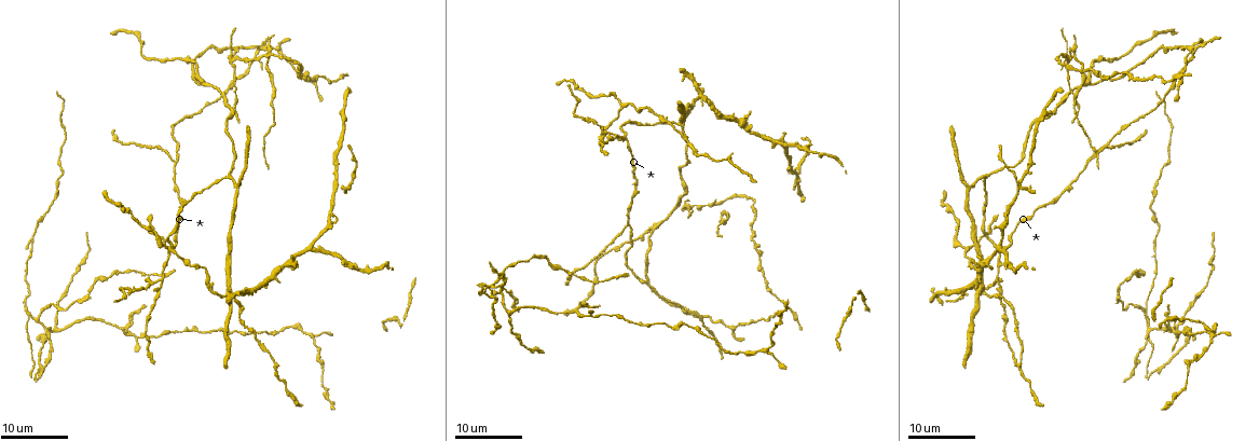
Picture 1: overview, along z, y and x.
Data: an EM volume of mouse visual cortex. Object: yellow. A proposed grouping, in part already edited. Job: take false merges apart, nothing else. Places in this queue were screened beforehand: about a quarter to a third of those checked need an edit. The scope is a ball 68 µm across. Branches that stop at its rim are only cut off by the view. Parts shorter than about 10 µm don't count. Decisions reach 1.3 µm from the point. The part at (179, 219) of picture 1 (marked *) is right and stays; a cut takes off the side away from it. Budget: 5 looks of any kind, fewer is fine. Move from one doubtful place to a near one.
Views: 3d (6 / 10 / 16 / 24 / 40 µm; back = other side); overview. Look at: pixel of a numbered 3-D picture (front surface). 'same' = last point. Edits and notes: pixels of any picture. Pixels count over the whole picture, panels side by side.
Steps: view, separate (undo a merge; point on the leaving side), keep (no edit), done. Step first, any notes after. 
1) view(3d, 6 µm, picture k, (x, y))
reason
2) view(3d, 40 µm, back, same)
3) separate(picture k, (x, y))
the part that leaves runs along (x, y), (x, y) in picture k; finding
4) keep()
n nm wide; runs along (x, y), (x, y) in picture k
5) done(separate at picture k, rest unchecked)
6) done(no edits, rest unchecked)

view(3d, 16 µm, picture 1, (985, 173))
two arms in line, one across

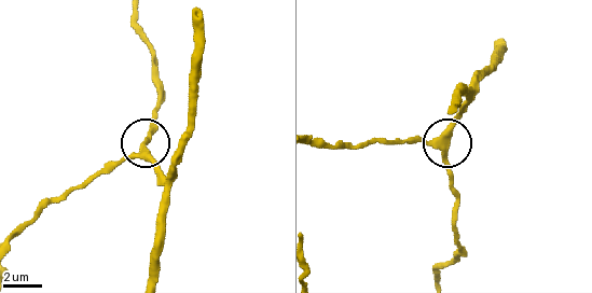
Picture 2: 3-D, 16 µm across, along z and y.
view(3d, 6 µm, picture 2, (446, 142))
zoom in

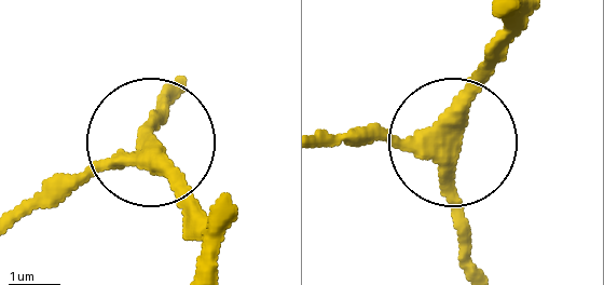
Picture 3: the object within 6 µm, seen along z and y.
keep()
runs along (328, 139), (453, 144), (457, 265) in picture 3; all the same neuron

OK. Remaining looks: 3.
view(3d, 24 µm, picture 1, (1087, 160))
three-way junction

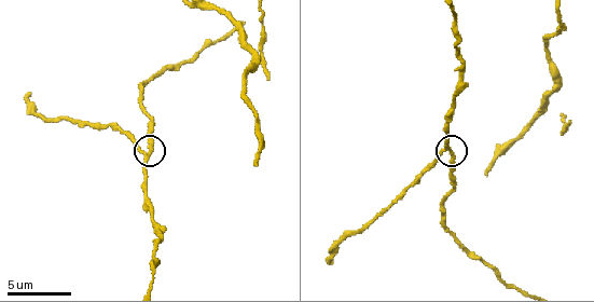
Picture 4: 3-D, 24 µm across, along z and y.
view(3d, 10 µm, picture 4, (146, 155))

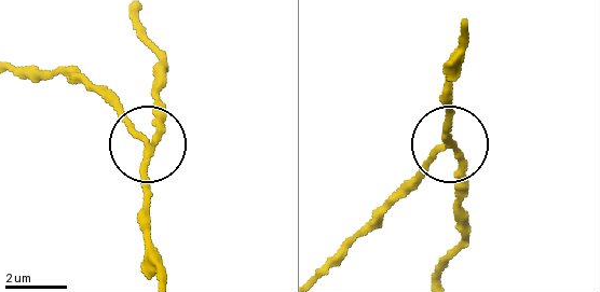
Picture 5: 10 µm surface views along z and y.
keep()
runs along (162, 273), (147, 226), (154, 91) in picture 5; one neuron here

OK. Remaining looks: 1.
done(no edits, rest unchecked)

